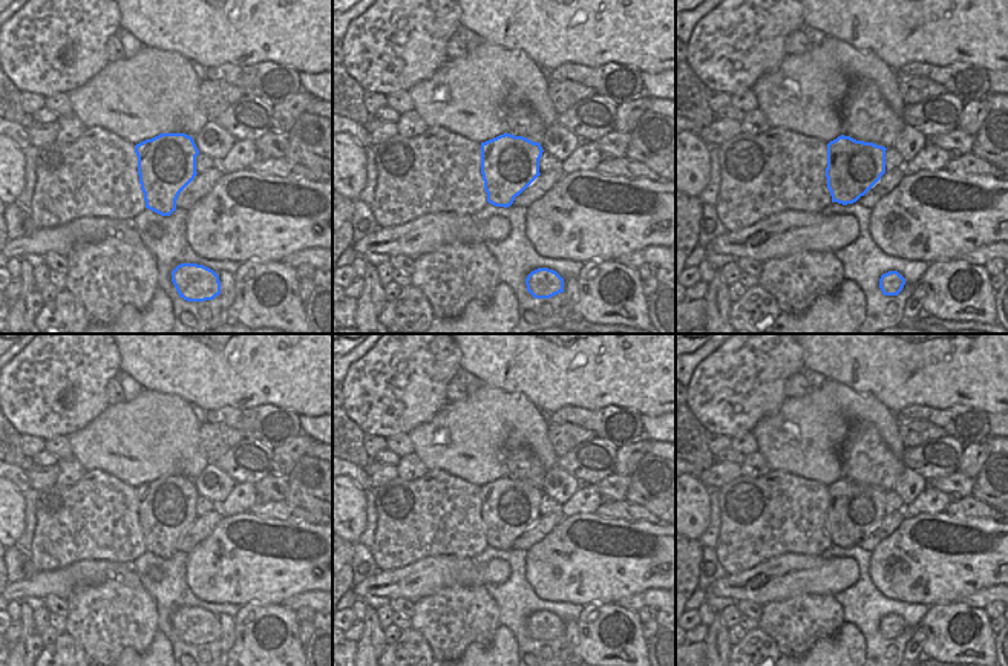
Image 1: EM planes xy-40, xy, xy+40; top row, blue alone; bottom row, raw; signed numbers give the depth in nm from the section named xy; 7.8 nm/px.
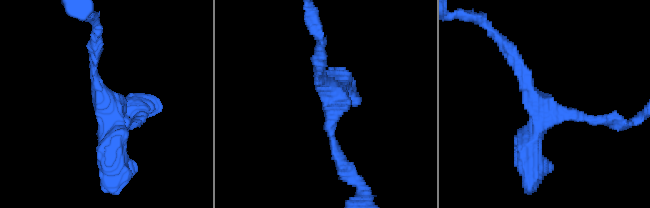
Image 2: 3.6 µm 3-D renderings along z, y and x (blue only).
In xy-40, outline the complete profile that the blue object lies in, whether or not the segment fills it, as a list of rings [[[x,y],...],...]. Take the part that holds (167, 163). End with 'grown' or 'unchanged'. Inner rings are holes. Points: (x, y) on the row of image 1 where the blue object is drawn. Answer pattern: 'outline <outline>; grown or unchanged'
outline [[[161,133],[135,145],[146,208],[170,216],[179,193],[195,179],[199,150],[185,133]]]; unchanged

